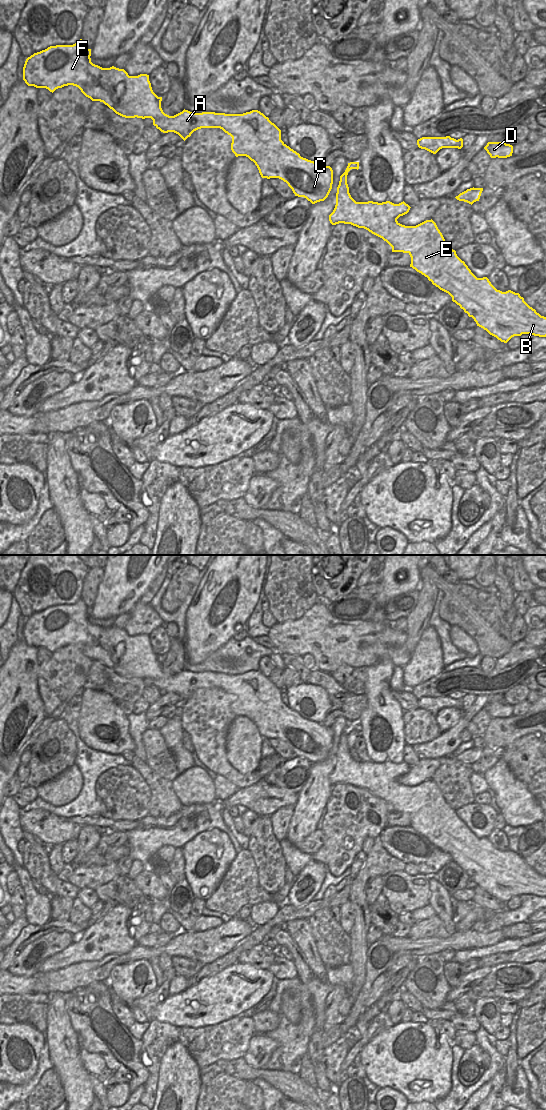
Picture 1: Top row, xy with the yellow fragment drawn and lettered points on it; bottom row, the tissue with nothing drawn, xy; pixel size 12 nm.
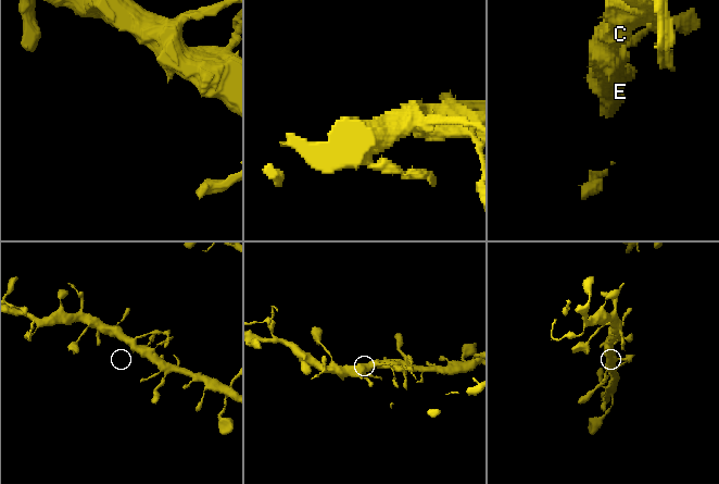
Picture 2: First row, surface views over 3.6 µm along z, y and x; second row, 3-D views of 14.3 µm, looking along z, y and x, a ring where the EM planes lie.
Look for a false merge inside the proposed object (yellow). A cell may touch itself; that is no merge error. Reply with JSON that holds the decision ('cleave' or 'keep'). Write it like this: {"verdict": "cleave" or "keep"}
{"verdict": "cleave"}

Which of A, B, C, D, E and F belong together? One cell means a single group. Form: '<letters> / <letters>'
A B C E F / D

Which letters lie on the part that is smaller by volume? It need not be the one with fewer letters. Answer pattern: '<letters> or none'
D

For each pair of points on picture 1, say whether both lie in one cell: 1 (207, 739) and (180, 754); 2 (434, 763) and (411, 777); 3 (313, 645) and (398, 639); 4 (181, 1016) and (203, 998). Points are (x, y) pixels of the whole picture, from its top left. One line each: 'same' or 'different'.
1: different
2: same
3: same
4: same

